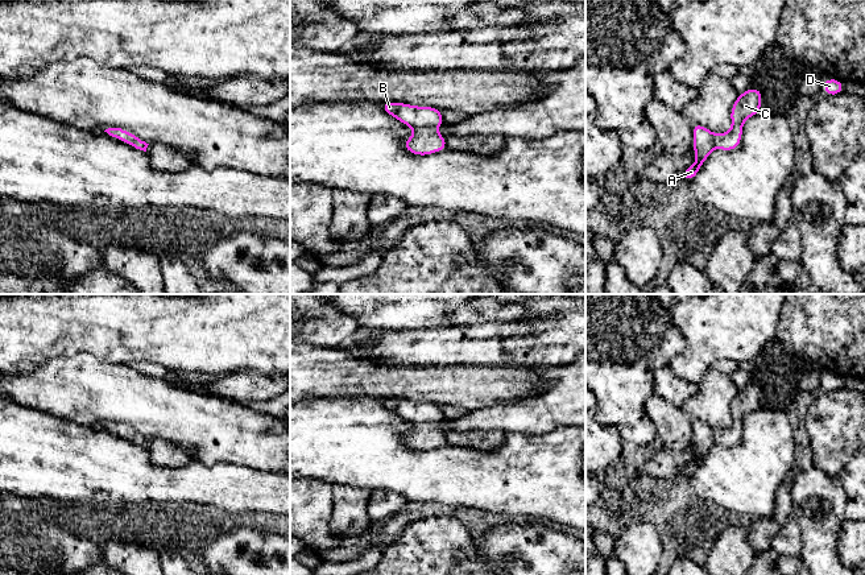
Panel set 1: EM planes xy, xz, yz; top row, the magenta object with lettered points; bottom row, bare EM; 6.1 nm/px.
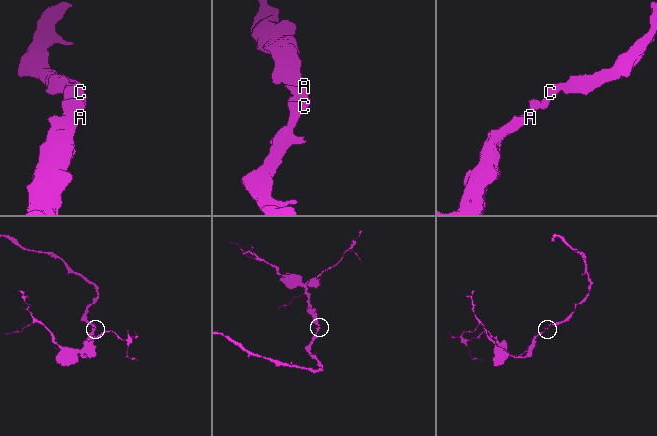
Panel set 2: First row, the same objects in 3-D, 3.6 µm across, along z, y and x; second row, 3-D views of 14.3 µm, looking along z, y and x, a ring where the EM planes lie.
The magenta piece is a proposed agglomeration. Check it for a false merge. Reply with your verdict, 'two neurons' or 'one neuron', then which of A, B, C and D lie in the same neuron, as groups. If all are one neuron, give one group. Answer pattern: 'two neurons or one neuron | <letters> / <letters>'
one neuron | A B C D

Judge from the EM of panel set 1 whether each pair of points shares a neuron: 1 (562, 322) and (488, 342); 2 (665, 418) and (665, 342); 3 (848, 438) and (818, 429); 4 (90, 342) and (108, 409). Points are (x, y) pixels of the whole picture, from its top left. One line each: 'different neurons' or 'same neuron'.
1: same neuron
2: different neurons
3: same neuron
4: different neurons

